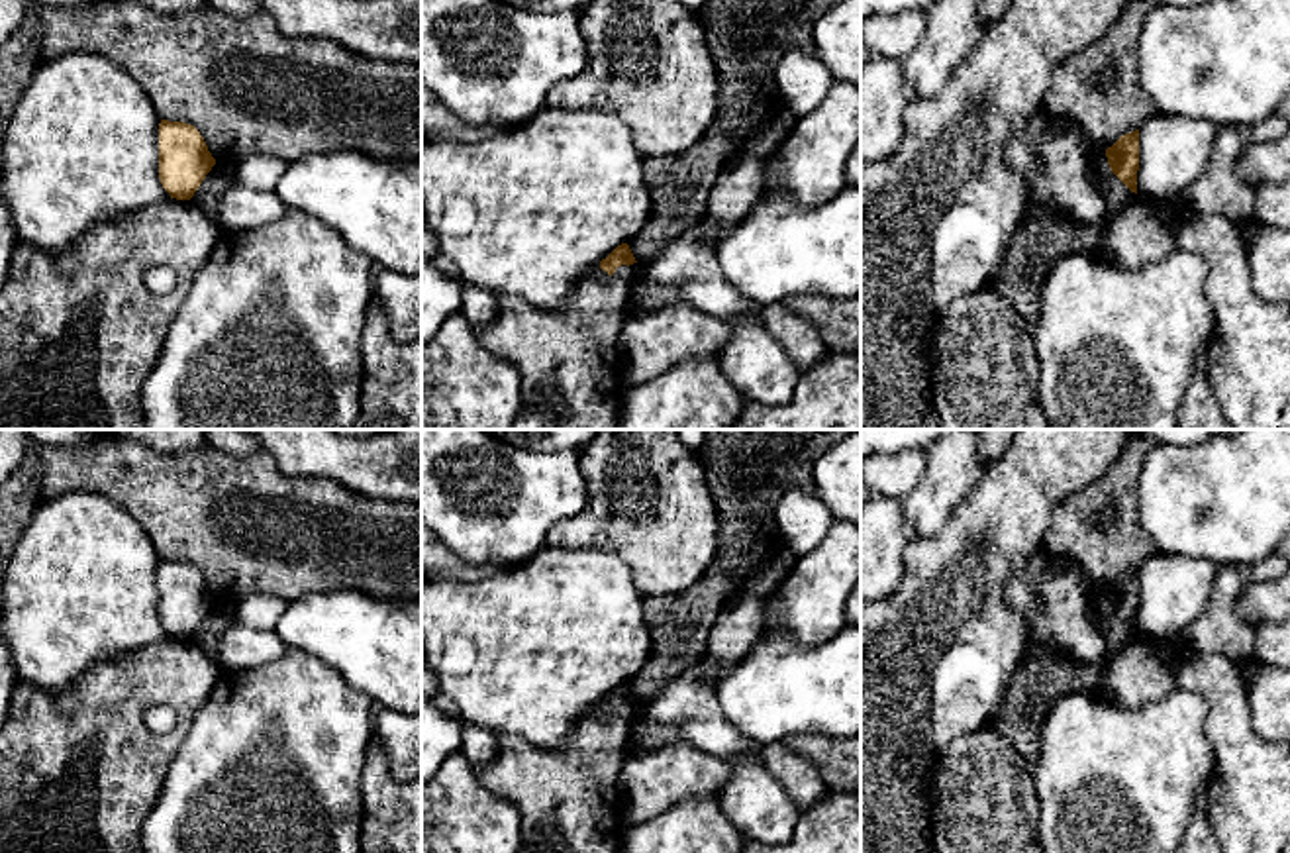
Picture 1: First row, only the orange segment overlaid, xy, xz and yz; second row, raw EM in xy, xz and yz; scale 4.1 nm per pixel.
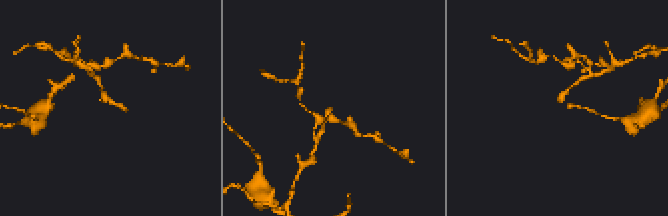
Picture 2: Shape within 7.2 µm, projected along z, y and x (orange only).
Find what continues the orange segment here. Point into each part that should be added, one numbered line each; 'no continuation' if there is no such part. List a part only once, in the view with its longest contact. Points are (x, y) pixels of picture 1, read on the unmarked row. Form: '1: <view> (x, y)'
no continuation

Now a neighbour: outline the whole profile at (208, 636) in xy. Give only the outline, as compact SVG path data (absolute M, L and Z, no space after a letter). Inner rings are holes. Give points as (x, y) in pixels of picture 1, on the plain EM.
M216 600L190 639L200 645L216 665L220 665L222 635L231 624L235 624L235 612L231 604Z

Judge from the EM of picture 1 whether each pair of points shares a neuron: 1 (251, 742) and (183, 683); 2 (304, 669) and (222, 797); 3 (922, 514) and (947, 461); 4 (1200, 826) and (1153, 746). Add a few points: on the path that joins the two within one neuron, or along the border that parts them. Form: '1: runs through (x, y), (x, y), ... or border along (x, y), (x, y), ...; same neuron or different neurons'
1: border along (222, 671), (181, 742); different neurons
2: runs through (298, 701), (297, 722), (253, 765); same neuron
3: runs through (934, 501), (947, 475); same neuron
4: border along (1206, 785), (1198, 791), (1190, 820), (1183, 832); different neurons

